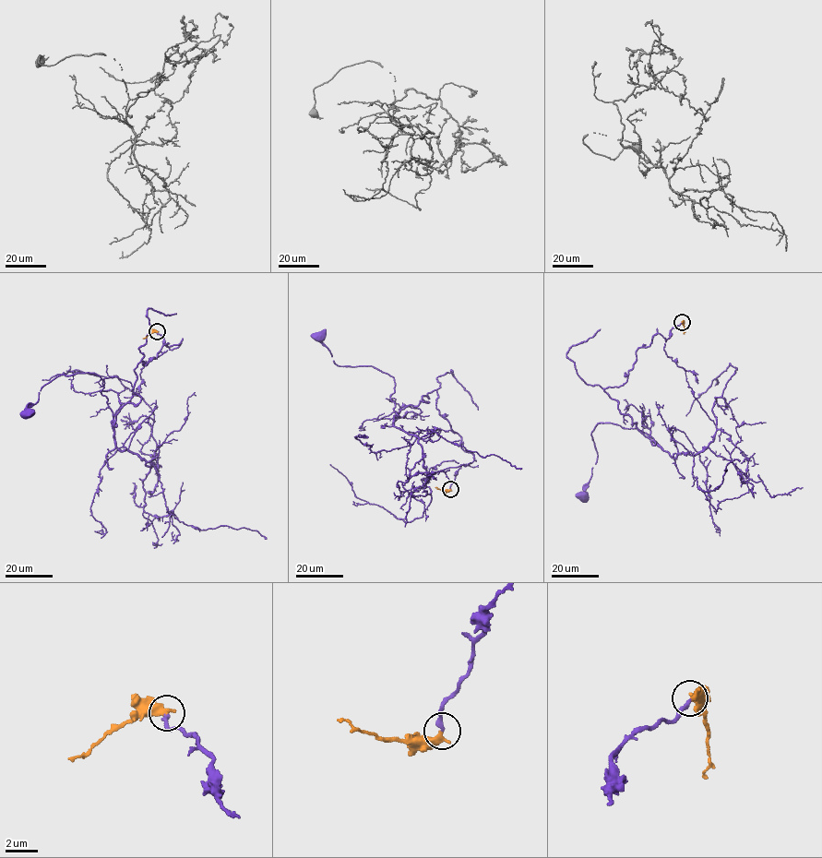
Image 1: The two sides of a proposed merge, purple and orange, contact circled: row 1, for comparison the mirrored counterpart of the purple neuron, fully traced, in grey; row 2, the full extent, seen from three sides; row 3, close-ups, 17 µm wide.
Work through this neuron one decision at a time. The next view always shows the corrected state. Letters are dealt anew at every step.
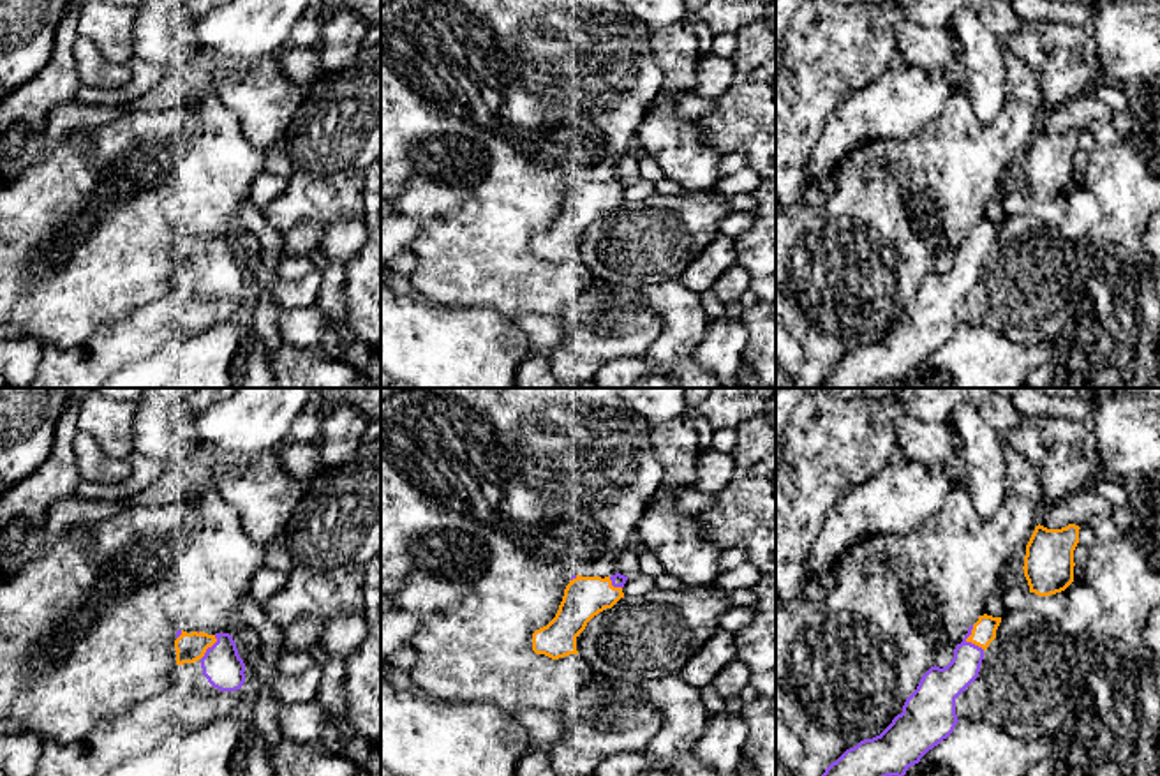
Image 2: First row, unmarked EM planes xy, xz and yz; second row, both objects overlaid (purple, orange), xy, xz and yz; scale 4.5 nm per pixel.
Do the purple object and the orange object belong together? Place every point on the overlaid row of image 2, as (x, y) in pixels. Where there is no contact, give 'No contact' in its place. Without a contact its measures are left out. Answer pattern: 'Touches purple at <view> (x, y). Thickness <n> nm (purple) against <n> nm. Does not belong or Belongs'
Touches purple at yz (968, 642). Thickness 190 nm (purple) against 110 nm. Belongs

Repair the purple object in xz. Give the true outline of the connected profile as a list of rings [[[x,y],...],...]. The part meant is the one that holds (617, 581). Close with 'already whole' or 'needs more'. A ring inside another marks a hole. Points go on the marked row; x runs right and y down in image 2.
[[[621,573],[605,578],[573,575],[555,617],[532,633],[532,651],[552,660],[578,654],[576,637],[594,616],[624,598],[626,580]]]; needs more

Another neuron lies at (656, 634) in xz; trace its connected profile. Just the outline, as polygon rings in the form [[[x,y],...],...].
[[[716,584],[682,586],[680,589],[654,587],[642,596],[624,596],[612,608],[594,616],[576,637],[576,651],[594,674],[605,677],[642,683],[651,677],[680,674],[719,628],[719,617],[733,607],[725,589]]]

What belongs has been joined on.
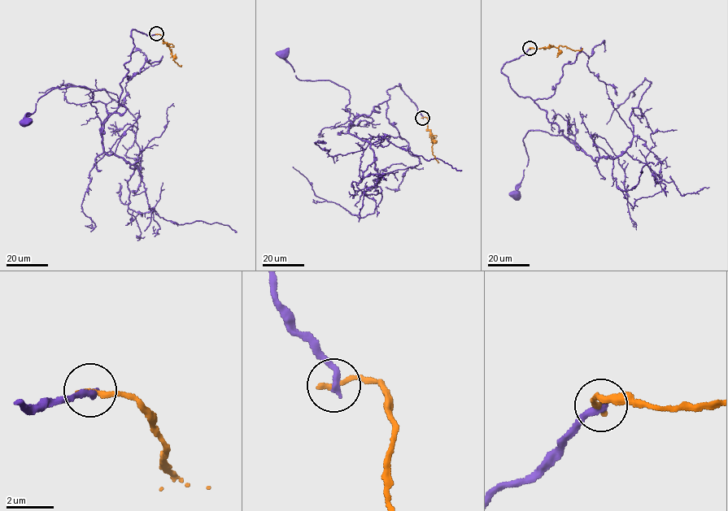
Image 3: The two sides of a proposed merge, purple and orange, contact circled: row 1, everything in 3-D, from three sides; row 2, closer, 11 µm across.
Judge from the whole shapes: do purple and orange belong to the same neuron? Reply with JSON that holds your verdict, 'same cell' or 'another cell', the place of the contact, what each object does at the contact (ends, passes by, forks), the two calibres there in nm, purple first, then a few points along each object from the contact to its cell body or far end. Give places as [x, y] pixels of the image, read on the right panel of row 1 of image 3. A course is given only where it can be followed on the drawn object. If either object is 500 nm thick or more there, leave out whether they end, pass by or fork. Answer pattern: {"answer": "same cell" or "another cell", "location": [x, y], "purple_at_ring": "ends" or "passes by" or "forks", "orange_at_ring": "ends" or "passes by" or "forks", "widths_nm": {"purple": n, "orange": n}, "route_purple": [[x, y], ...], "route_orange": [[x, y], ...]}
{"answer": "another cell", "location": [529, 48], "purple_at_ring": "ends", "orange_at_ring": "ends", "widths_nm": {"purple": 280, "orange": 260}, "route_purple": [[530, 48], [501, 72], [579, 149], [563, 135], [528, 132], [516, 195]], "route_orange": [[529, 48], [560, 45], [575, 50], [582, 48]]}

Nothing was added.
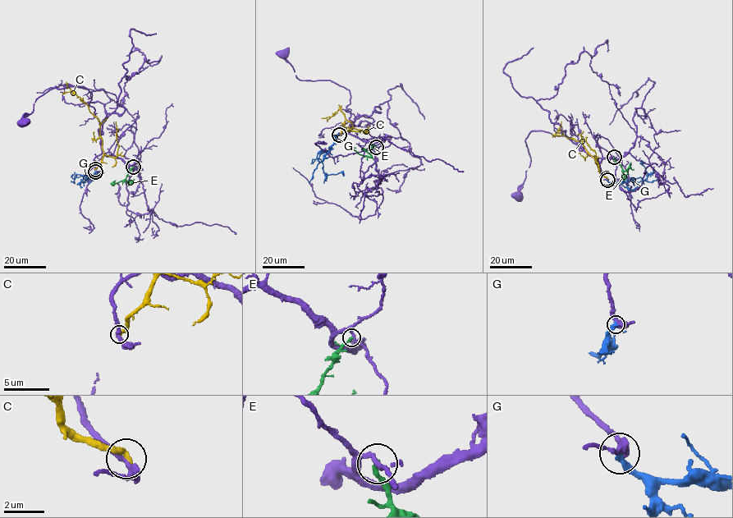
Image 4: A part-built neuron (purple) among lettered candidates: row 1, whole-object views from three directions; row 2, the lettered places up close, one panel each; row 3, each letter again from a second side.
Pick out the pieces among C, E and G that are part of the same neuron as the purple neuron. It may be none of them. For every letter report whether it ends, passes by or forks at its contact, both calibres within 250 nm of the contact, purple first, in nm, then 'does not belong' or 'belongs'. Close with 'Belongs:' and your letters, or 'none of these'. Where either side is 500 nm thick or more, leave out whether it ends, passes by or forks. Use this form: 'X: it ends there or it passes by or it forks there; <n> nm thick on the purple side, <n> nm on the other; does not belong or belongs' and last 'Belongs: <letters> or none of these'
C: it ends there; 280 nm thick on the purple side, 340 nm on the other; does not belong
E: it ends there; 220 nm thick on the purple side, 240 nm on the other; does not belong
G: it ends there; 320 nm thick on the purple side, 360 nm on the other; does not belong
Belongs: none of these

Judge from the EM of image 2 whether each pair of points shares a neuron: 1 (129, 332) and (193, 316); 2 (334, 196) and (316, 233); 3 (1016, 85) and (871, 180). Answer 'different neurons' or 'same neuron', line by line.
1: same neuron
2: different neurons
3: different neurons

